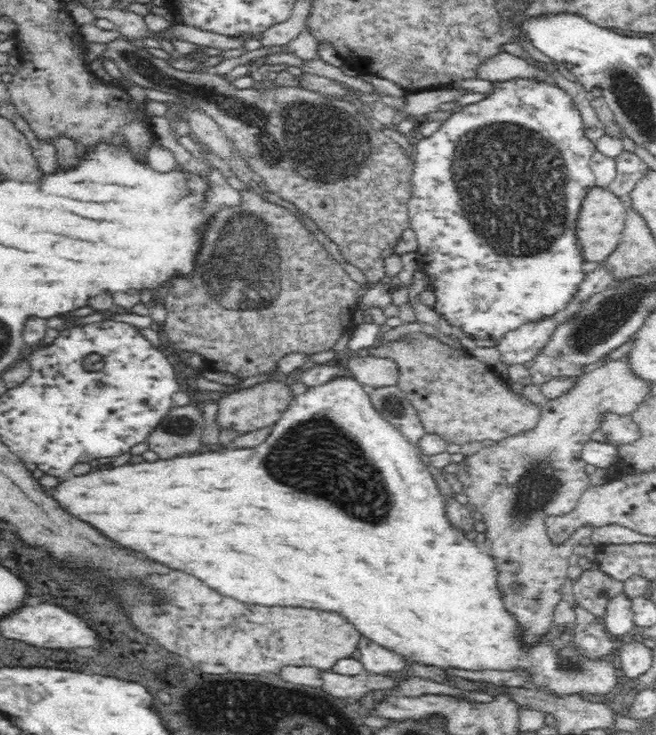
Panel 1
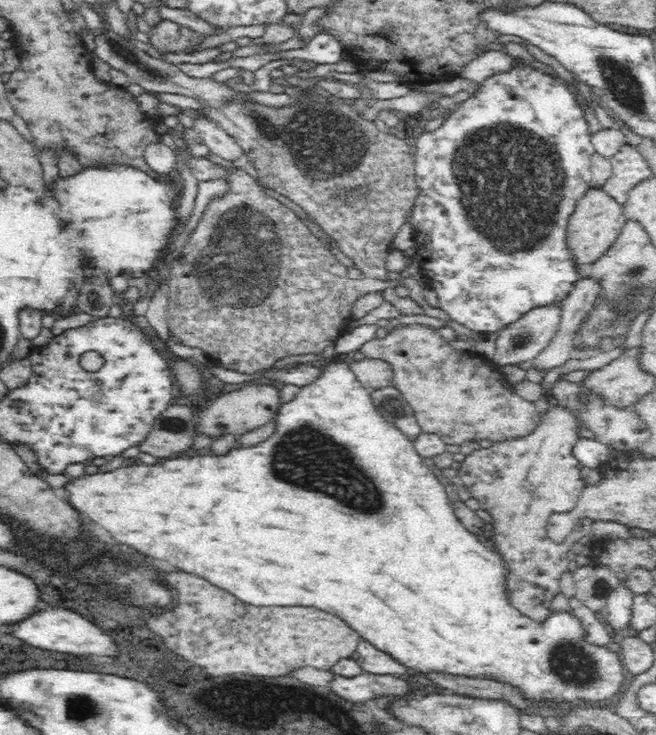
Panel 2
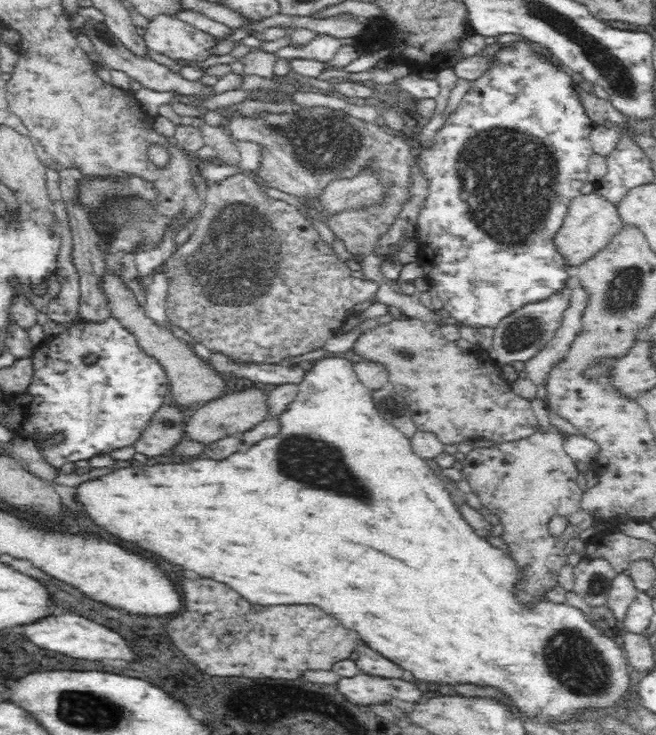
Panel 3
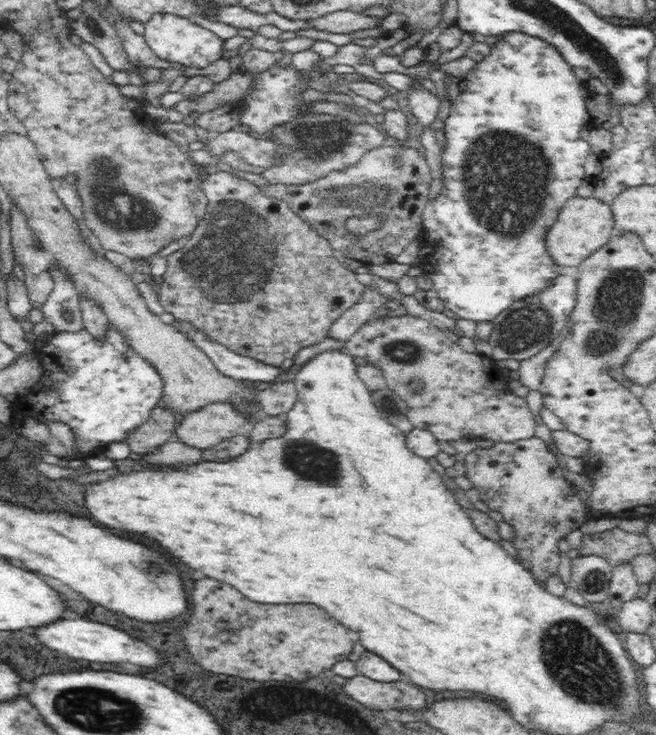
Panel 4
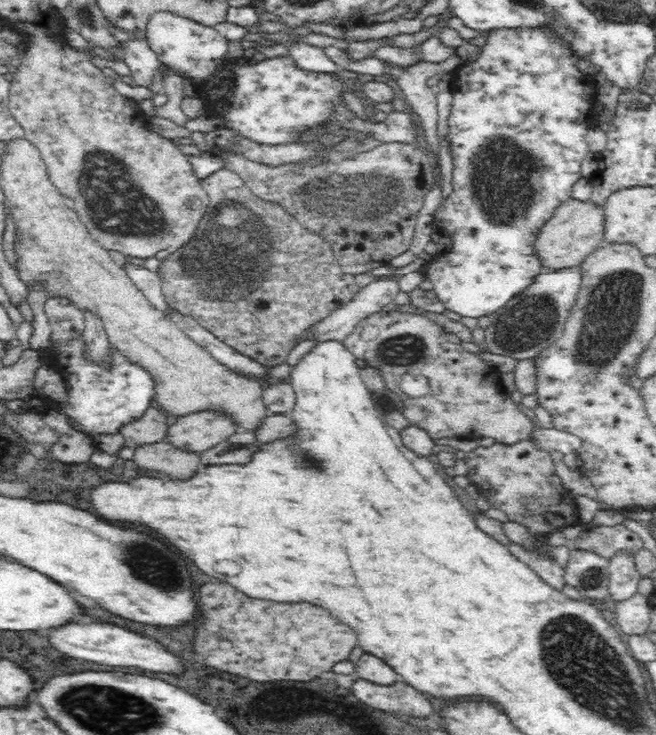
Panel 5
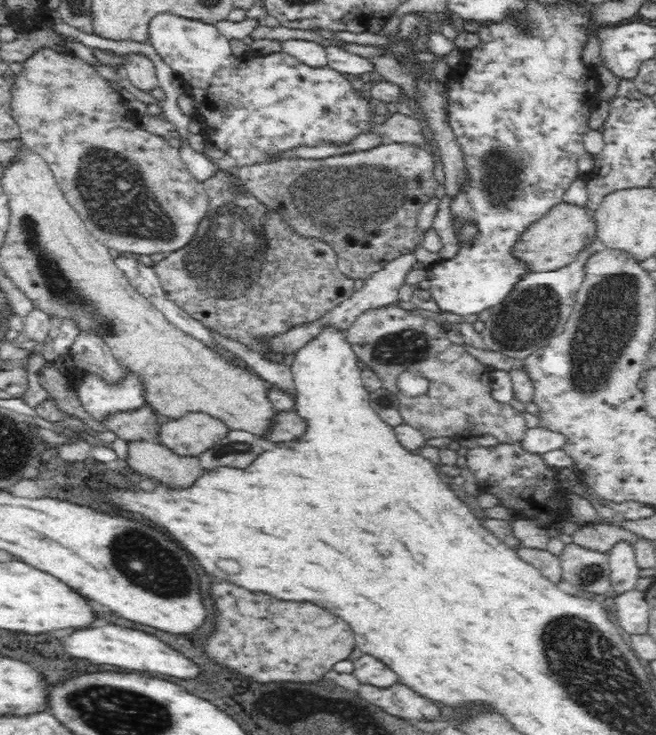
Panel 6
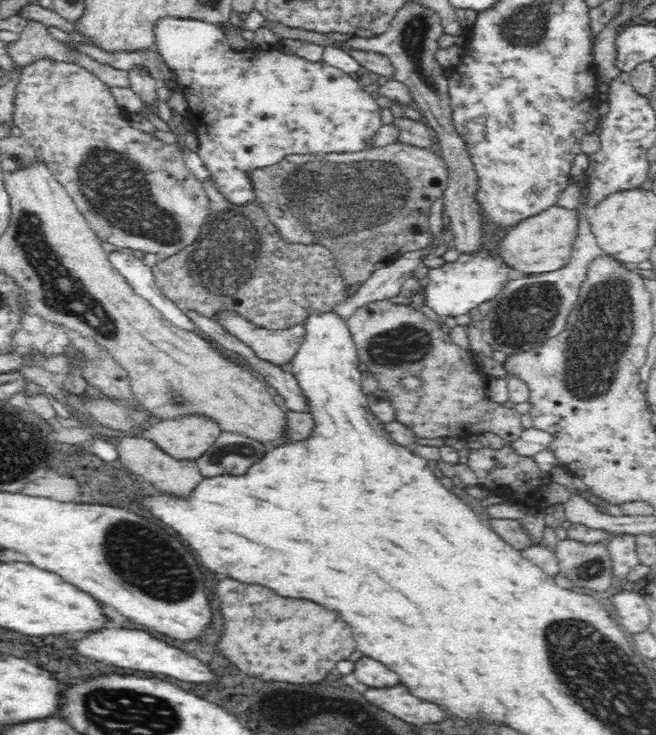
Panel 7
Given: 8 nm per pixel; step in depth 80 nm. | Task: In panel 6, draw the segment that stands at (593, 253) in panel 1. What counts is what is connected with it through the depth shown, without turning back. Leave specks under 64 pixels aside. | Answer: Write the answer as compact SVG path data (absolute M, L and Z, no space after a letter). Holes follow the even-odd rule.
M567 203L556 204L544 219L533 224L516 246L516 253L531 268L532 272L559 270L573 264L582 251L596 242L598 227L592 210L585 205Z

